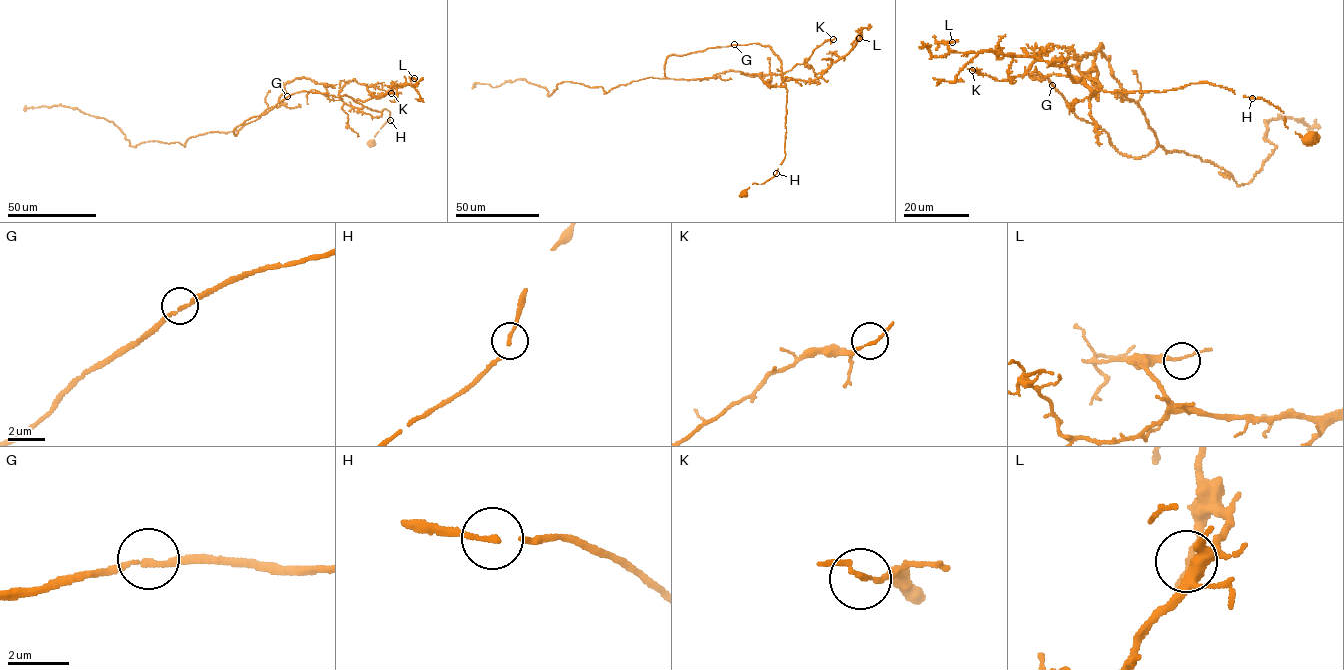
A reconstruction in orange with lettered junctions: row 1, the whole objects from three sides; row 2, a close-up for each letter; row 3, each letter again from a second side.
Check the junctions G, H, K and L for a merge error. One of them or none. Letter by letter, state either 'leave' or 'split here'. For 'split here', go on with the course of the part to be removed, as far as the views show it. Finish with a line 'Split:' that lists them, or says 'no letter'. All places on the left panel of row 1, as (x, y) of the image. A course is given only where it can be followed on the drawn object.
G: leave
H: leave
K: leave
L: leave
Split: no letter

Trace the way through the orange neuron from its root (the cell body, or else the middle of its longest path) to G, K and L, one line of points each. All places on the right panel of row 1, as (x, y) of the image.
G: (1307, 137), (1286, 126), (1282, 112), (1266, 100), (1208, 82), (1107, 92), (1070, 76), (1030, 76), (1052, 85)
K: (1307, 137), (1266, 100), (1208, 82), (1091, 93), (1099, 84), (1056, 46), (1022, 75), (972, 70)
L: (1307, 137), (1266, 100), (1208, 82), (1107, 92), (1073, 81), (1063, 66), (955, 52), (952, 42)

